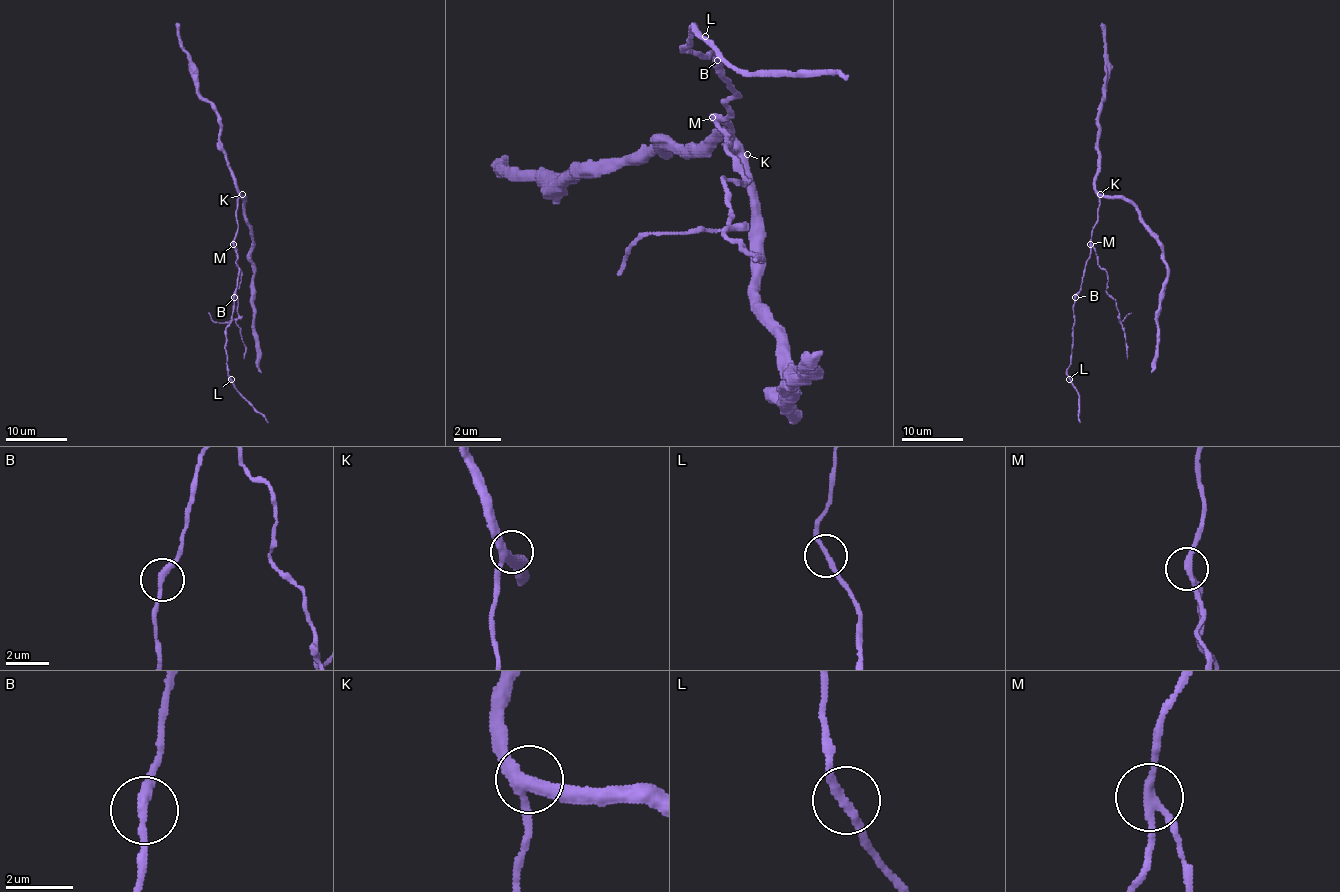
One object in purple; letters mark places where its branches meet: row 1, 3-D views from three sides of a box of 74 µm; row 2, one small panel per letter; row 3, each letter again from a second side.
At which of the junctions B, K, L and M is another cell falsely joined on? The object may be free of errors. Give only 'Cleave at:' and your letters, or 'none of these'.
Cleave at: M

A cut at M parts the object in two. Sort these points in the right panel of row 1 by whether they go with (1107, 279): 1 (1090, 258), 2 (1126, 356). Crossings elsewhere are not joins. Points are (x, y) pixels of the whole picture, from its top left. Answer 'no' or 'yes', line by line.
1: no
2: yes

